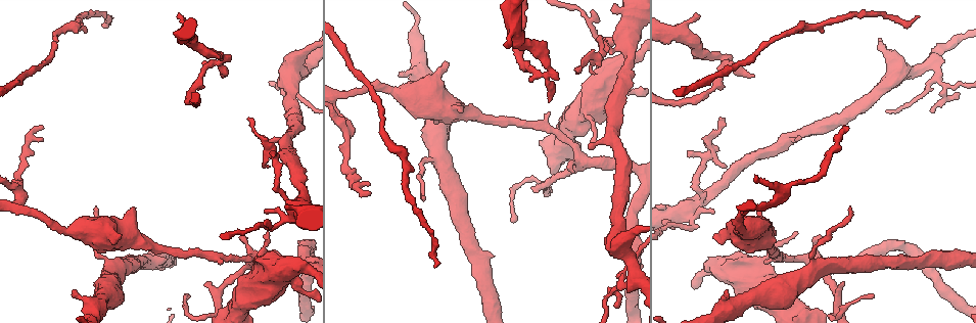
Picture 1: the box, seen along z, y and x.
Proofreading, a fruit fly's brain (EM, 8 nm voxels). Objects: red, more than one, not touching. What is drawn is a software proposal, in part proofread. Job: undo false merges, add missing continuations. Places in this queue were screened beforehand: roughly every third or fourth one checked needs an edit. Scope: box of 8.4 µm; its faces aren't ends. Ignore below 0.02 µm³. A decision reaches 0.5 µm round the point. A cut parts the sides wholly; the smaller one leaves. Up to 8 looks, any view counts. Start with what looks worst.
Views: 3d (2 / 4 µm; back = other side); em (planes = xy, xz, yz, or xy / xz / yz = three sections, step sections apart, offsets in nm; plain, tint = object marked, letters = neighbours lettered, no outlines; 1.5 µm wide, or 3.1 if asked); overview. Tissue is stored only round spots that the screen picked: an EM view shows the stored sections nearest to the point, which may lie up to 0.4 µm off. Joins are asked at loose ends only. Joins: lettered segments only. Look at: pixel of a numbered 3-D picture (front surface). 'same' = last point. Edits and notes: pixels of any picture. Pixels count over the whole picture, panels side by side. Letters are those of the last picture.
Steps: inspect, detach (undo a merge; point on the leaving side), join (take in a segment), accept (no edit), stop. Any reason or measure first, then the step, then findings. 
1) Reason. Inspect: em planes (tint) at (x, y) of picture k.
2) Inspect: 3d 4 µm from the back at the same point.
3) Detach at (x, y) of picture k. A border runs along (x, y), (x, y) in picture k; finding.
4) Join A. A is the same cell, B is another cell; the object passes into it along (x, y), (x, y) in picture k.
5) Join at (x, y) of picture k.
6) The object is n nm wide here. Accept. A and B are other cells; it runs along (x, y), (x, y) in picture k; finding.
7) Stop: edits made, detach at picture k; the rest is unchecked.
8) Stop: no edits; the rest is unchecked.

Tapers out. Inspect: em xy step 4 (letters) at (246, 238) of picture 1.

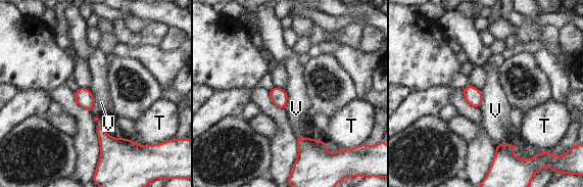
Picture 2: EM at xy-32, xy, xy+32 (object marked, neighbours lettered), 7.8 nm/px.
Cut it another way. Inspect: em planes (letters) at the same point.

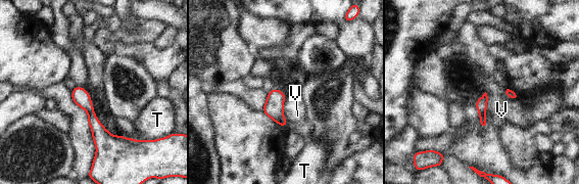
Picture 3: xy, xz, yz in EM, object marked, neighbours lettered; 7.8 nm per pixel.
Accept. T and V are other cells; a border runs along (485, 92), (487, 96), (486, 112) in picture 3; no lettered segment goes on from it.

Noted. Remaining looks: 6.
Inspect: 3d 2 µm at (275, 155) of picture 1.

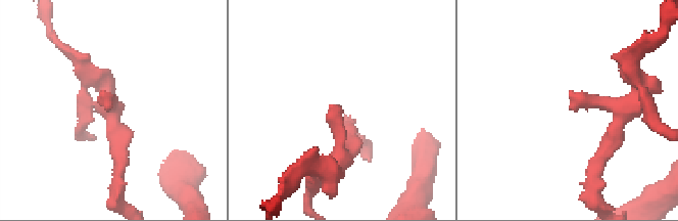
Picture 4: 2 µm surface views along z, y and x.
Now the EM. Inspect: em planes (letters) at (337, 105) of picture 4.

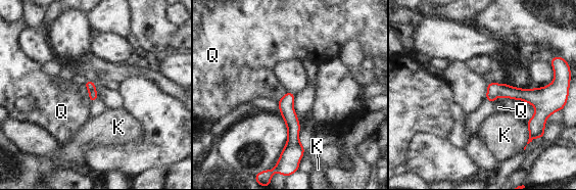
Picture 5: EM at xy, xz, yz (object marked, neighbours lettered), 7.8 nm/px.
Accept. K and Q are other cells; none of them fits.

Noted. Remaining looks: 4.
Three arms meet. Inspect: em yz step 4 (letters) at (611, 295) of picture 1.

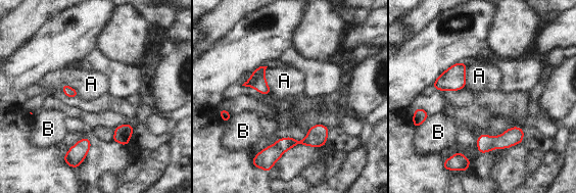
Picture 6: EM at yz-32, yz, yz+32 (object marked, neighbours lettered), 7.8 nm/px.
Accept. A and B are other cells; a border runs along (267, 66), (266, 82), (273, 92) in picture 6; continuous, no second cell.

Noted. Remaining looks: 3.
Stop: no edits; the rest is unchecked.

